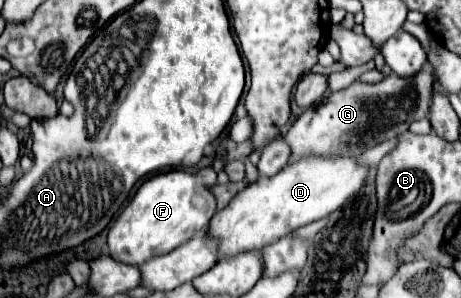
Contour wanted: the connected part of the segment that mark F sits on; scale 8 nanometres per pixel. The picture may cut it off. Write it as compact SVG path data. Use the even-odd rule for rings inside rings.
M203 168L195 174L171 170L145 180L107 234L109 256L121 264L139 266L149 258L171 252L195 234L203 232L215 214L215 196L209 192L213 184L217 184L213 168Z

